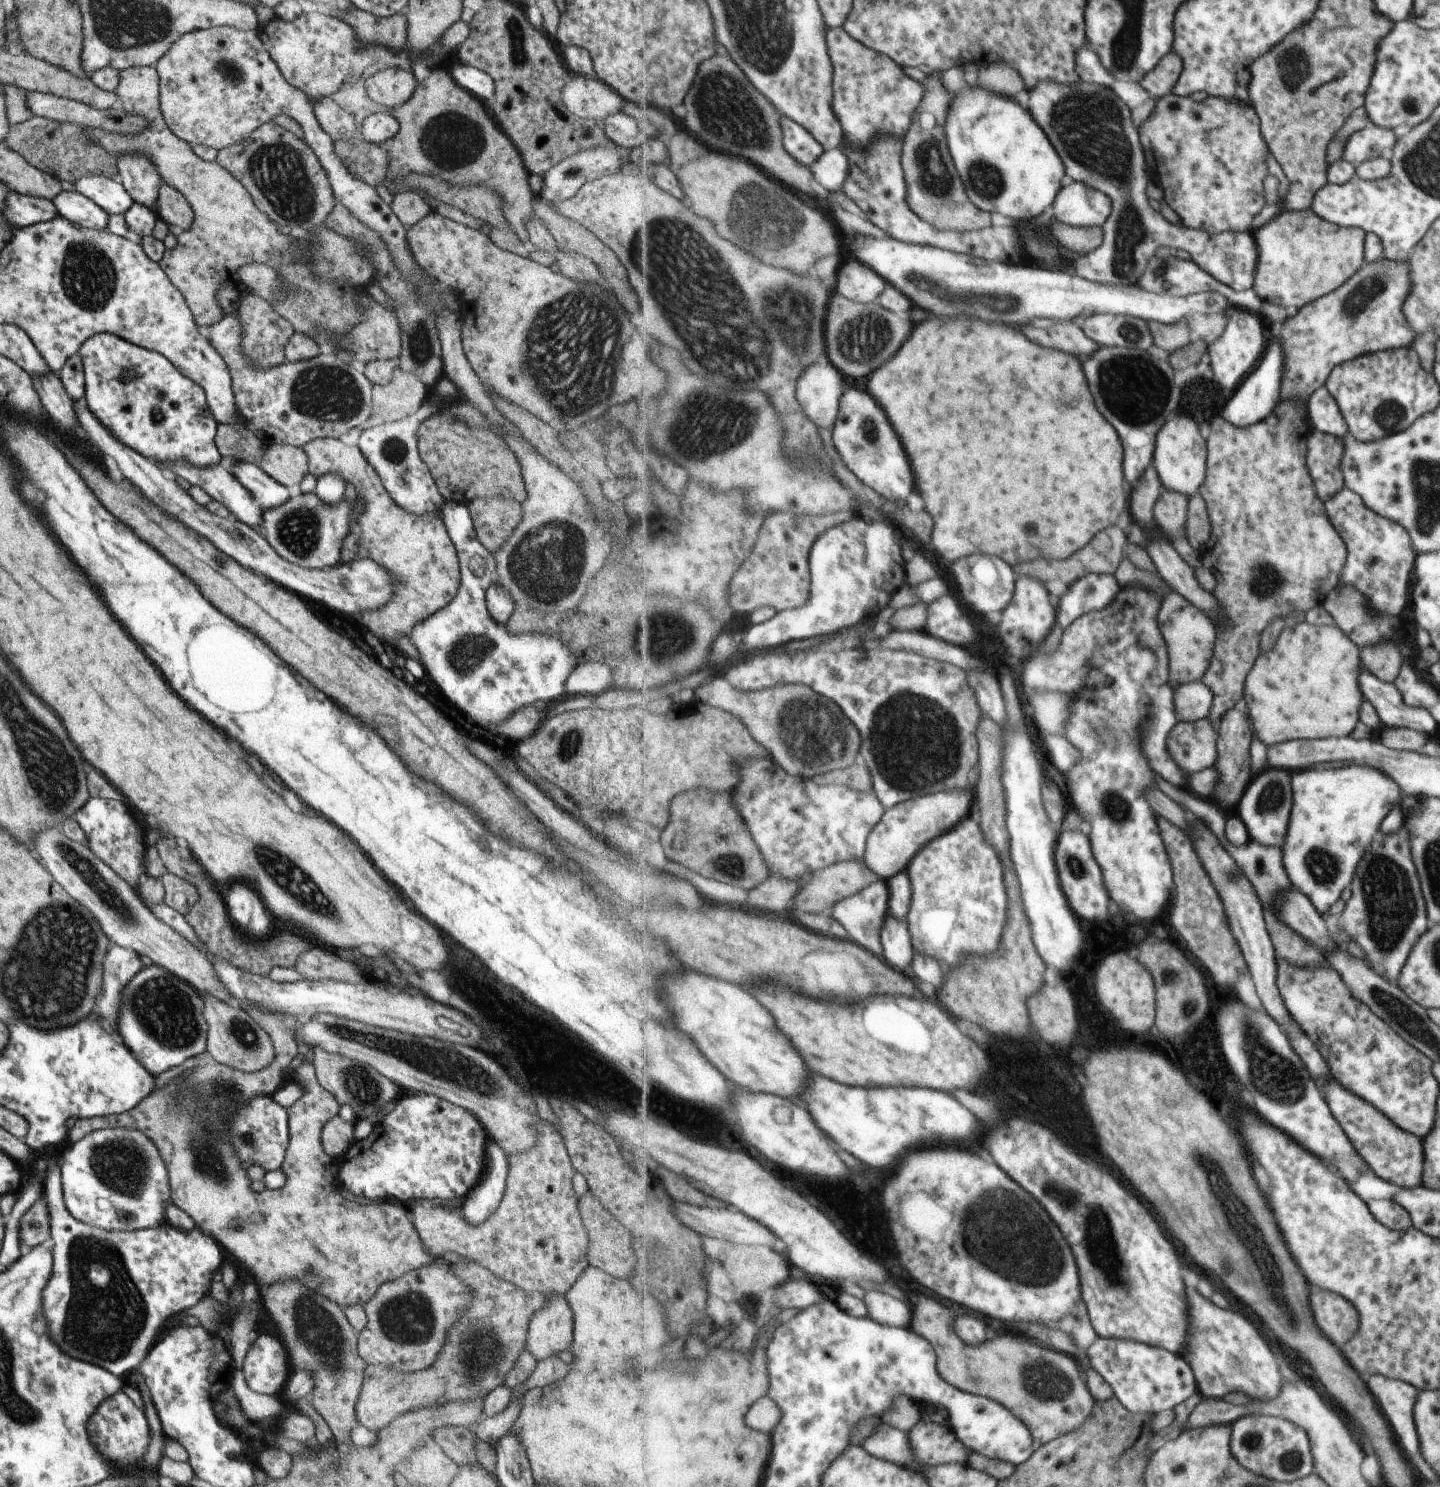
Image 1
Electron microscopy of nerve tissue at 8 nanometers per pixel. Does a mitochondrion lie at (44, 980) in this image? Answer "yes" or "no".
yes

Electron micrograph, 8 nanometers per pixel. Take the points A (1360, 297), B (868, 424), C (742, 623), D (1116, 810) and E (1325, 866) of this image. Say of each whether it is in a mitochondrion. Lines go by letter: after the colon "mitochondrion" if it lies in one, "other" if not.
A: mitochondrion
B: mitochondrion
C: other
D: mitochondrion
E: mitochondrion

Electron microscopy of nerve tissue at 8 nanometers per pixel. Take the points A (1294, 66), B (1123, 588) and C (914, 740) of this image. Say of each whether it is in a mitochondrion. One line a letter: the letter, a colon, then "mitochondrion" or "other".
A: mitochondrion
B: other
C: mitochondrion

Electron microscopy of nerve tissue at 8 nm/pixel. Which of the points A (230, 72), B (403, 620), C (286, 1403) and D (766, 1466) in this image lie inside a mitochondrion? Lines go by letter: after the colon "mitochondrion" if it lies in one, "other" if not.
A: mitochondrion
B: other
C: other
D: other

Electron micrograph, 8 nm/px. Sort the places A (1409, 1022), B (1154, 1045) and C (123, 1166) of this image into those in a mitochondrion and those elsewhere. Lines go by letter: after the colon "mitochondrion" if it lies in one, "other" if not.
A: mitochondrion
B: other
C: mitochondrion

